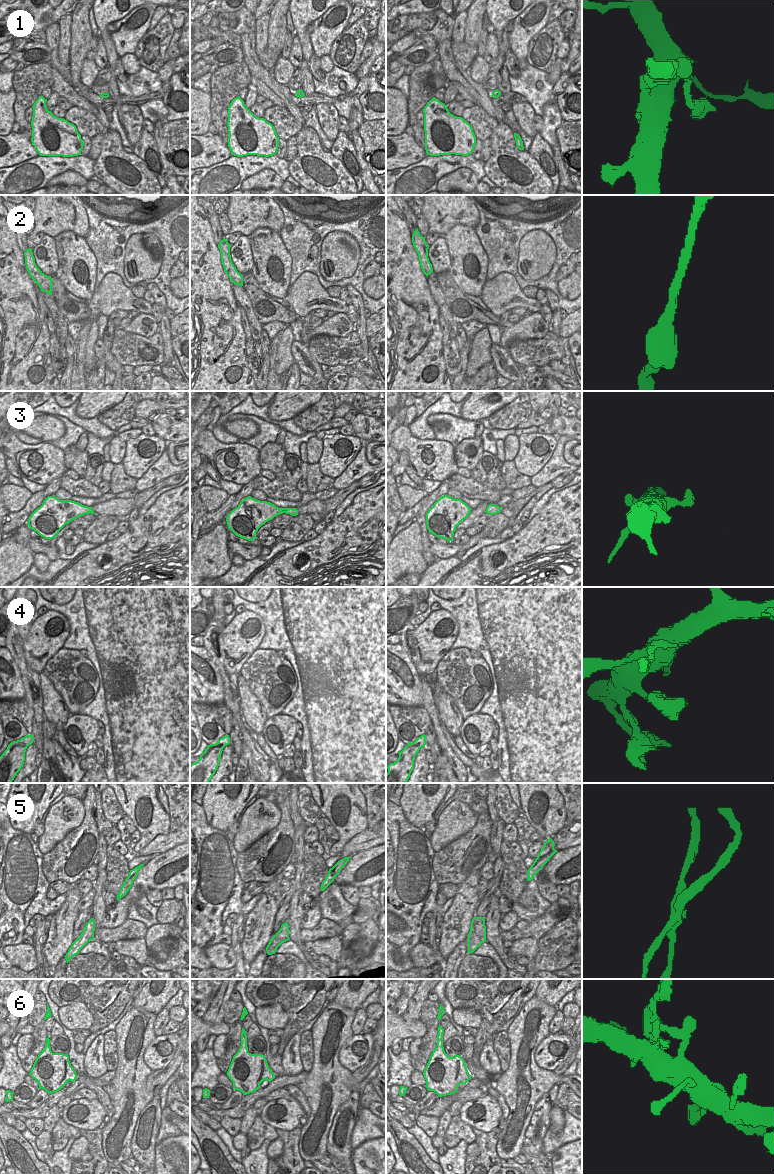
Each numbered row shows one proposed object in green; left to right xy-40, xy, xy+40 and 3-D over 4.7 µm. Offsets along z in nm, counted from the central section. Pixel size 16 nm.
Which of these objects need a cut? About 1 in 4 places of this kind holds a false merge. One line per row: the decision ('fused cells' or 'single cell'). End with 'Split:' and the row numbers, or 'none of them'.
1: single cell
2: single cell
3: single cell
4: single cell
5: fused cells
6: fused cells
Split: 5, 6

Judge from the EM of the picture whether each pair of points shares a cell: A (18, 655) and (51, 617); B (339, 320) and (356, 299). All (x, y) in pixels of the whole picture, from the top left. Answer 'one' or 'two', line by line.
A: two
B: two

